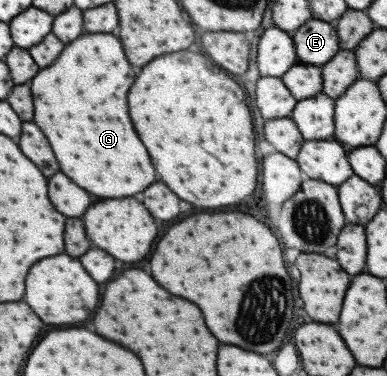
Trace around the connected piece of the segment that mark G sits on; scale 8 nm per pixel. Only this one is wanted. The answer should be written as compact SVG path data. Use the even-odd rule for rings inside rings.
M91 33L71 41L51 67L41 69L29 83L33 97L33 123L47 137L59 163L59 171L95 197L135 195L155 181L155 171L149 163L147 151L127 117L125 95L133 77L135 73L123 57L121 43L109 33Z

